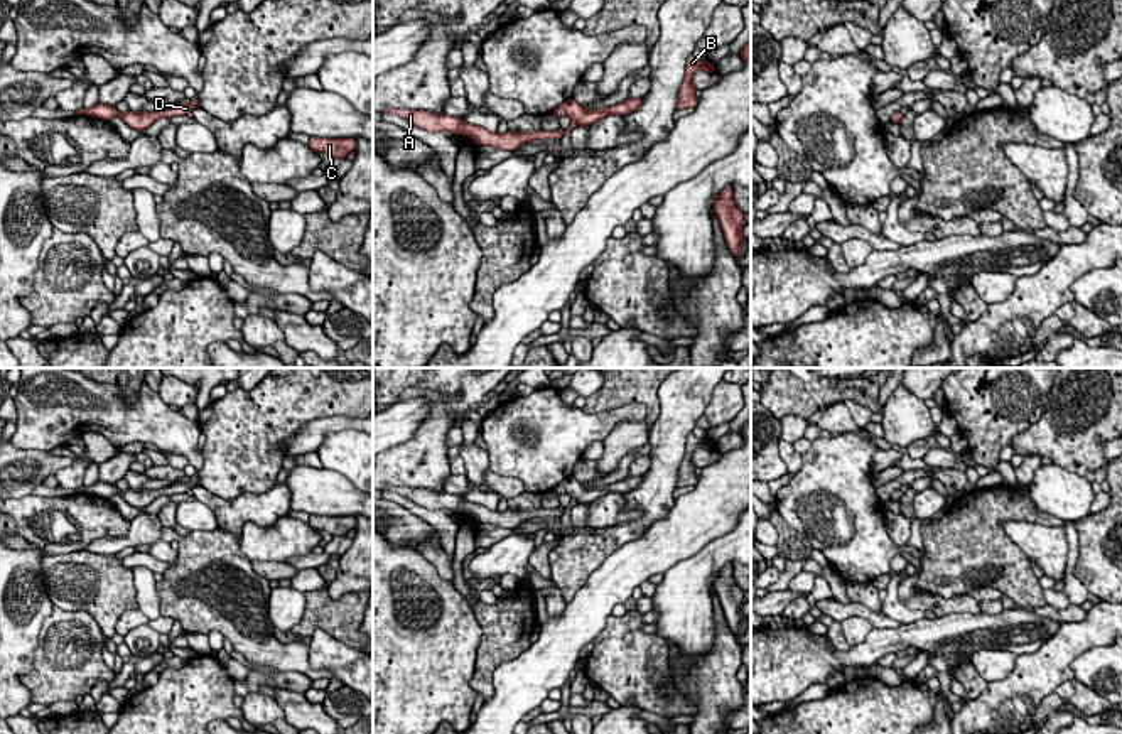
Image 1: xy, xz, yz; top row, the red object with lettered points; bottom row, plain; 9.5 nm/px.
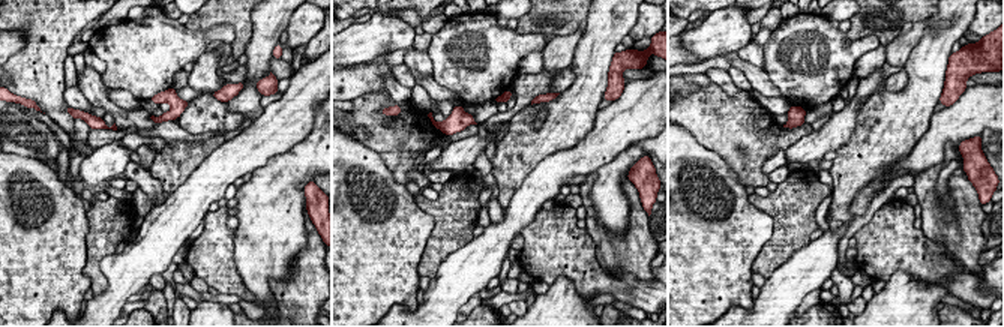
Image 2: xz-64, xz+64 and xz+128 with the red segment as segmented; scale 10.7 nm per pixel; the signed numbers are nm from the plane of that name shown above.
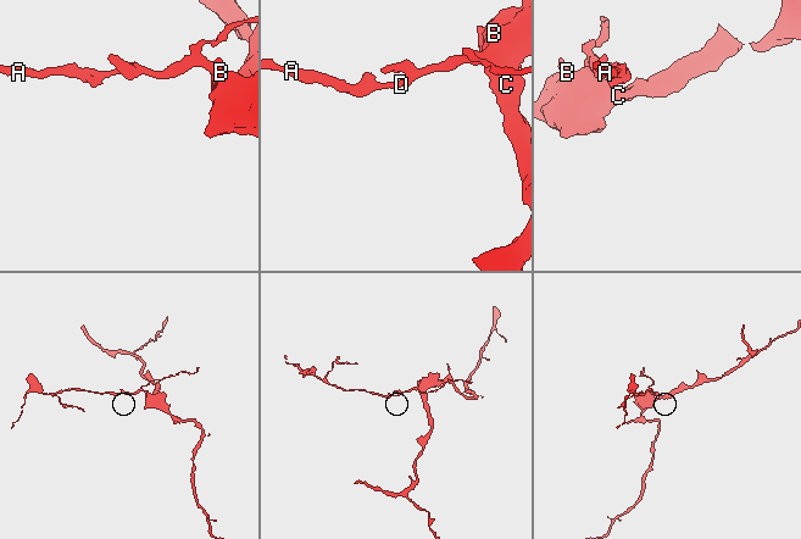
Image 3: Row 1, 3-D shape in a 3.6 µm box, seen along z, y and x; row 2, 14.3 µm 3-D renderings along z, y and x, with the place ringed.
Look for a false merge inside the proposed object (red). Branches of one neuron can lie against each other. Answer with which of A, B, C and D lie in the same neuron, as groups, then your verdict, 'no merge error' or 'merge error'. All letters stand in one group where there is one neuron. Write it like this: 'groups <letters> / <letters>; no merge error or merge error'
groups A B C D; no merge error

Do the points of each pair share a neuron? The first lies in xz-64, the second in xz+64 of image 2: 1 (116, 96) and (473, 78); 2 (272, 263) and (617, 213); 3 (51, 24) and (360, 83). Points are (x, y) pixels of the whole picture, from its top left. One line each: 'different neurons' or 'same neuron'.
1: different neurons
2: same neuron
3: same neuron

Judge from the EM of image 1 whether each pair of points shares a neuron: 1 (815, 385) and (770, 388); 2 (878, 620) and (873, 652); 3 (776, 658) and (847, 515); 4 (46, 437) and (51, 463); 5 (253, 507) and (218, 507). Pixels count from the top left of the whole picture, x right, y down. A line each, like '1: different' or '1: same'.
1: same
2: different
3: different
4: different
5: same

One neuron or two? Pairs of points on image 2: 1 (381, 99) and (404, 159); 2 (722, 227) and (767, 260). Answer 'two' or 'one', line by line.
1: one
2: two

